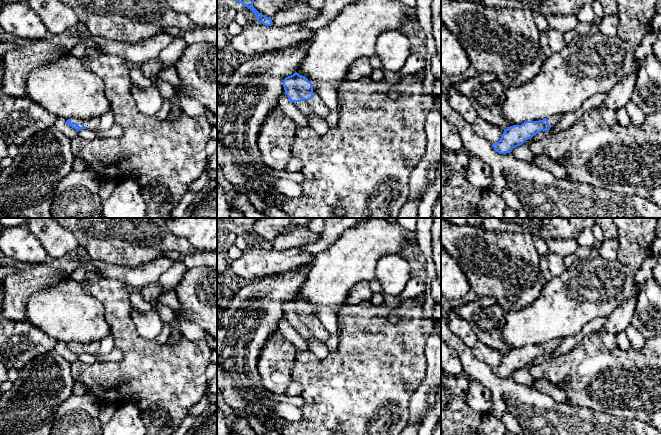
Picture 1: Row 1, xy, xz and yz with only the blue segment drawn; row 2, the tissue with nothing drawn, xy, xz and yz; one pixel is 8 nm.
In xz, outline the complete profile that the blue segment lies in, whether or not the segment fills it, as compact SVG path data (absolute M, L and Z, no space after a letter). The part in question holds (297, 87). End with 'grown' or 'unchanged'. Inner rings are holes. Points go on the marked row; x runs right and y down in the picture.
M295 72L283 80L283 87L290 102L305 116L317 115L326 118L330 110L322 99L313 92L312 83Z | grown

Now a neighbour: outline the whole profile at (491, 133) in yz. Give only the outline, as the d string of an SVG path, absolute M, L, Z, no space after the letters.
M478 116L472 123L472 128L478 136L484 138L491 144L498 142L504 132L503 128L490 124Z

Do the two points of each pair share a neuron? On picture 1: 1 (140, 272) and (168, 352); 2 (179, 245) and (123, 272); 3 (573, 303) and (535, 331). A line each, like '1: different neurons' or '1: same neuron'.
1: different neurons
2: different neurons
3: same neuron

